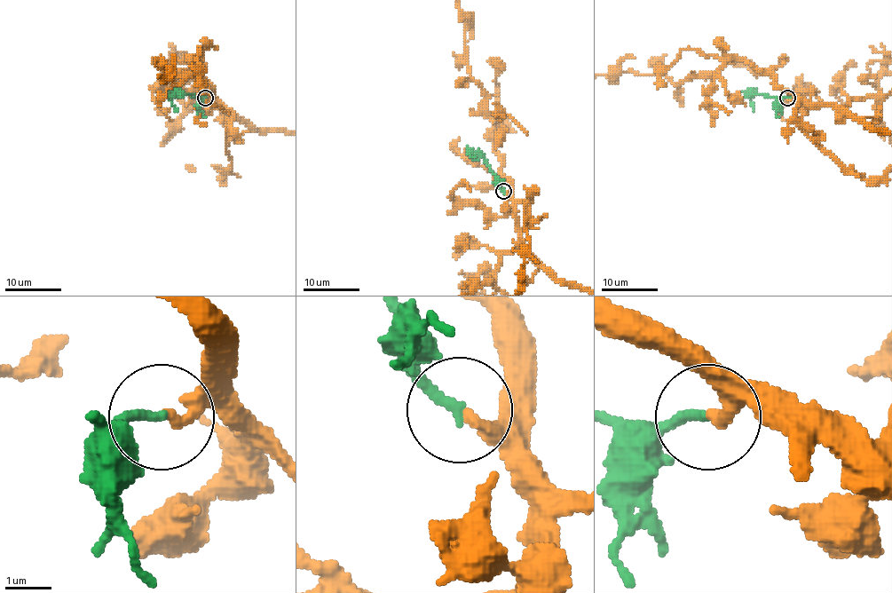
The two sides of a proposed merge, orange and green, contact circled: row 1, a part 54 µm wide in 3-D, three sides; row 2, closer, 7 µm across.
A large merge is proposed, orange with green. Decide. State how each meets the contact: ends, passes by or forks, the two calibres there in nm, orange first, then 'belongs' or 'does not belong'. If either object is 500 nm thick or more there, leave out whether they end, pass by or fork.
orange ends there; green ends there; 280 nm thick on the orange side, 220 nm on the other; belongs

